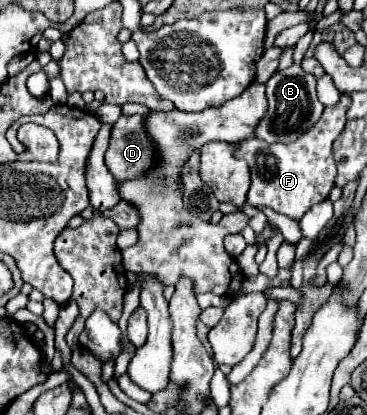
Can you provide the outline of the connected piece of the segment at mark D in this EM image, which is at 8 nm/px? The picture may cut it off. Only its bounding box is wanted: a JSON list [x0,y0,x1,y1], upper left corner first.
[105,115,161,181]

